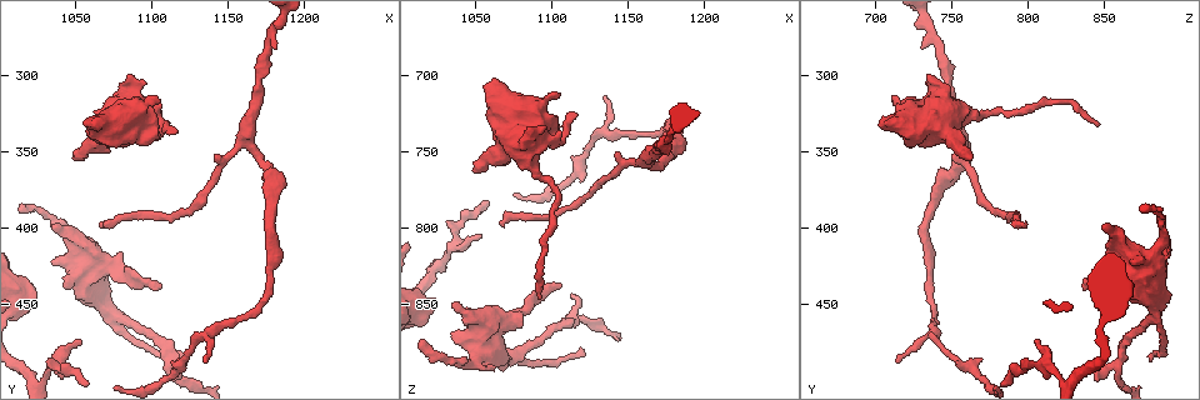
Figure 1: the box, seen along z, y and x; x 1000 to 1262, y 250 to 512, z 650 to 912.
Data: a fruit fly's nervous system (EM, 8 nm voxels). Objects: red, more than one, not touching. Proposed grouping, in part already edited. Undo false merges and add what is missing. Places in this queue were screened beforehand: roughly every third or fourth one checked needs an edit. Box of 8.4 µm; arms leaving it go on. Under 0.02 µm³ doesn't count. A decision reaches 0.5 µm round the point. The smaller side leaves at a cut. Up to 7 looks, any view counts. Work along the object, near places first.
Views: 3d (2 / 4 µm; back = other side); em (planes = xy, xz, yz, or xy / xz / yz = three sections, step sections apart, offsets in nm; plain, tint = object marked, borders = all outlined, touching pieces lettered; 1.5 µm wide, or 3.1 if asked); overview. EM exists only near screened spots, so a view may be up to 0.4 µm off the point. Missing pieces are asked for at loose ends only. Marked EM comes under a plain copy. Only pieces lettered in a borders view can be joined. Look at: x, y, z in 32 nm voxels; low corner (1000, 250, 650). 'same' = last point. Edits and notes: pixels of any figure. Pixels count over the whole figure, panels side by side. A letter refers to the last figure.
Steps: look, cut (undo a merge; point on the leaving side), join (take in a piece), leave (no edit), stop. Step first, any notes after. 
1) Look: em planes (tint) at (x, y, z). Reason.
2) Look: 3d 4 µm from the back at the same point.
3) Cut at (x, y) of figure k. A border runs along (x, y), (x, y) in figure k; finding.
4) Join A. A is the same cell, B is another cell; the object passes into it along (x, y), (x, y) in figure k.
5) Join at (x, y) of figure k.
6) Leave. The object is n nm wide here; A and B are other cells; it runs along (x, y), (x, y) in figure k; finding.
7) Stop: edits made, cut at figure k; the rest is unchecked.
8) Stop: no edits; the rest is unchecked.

Look: 3d 4 µm at (1050, 352, 764). Thick end.

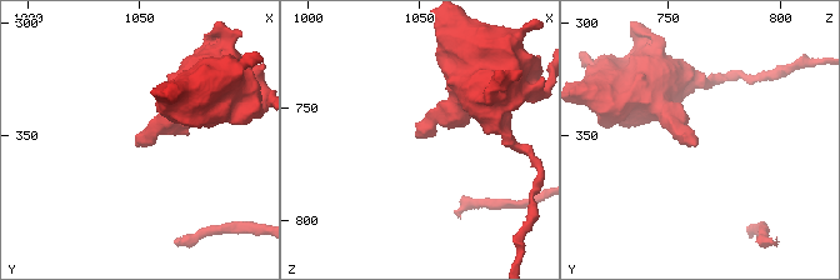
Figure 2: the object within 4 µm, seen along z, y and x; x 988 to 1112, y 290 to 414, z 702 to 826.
Look: em yz step 8 (tint) at (1050, 352, 764). Now the EM.

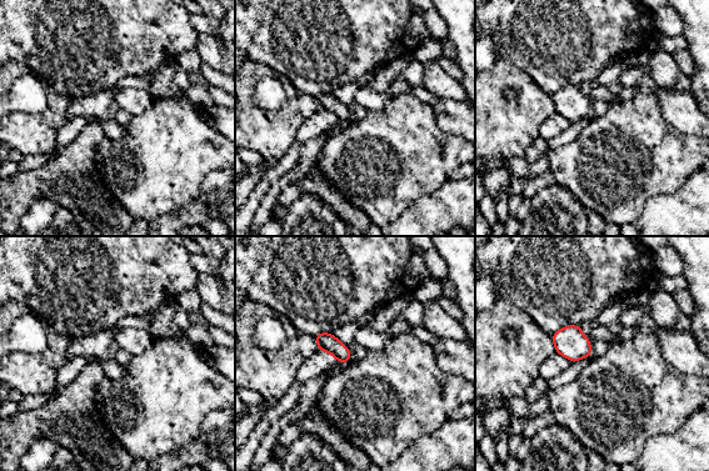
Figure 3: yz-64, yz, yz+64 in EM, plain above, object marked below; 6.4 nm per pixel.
Look: em planes (borders) at the same point.

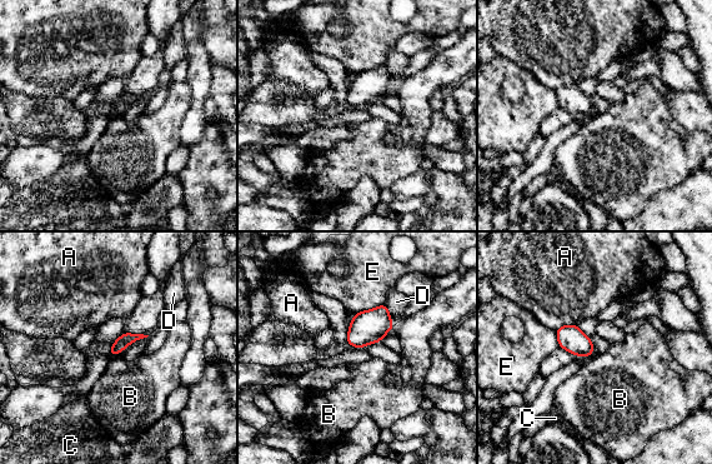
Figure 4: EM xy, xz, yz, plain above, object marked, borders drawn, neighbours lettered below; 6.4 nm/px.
Leave. A, B, C, D and E are other cells; a border runs along (118, 354), (111, 357) in figure 4; none of them fits.

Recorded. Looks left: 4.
Look: 3d 4 µm at (1062, 332, 702). Thick end.

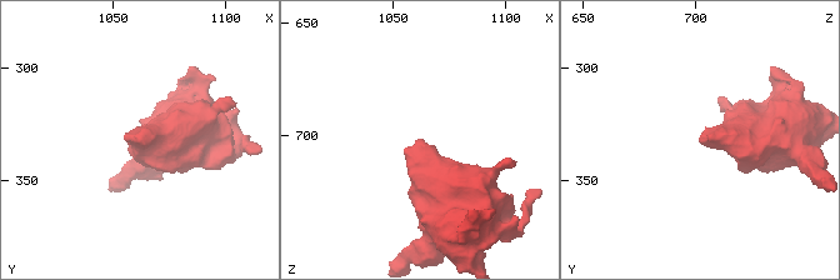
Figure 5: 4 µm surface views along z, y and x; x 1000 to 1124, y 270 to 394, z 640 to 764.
Look: em planes (borders) at (1061, 331, 701). Need the tissue.

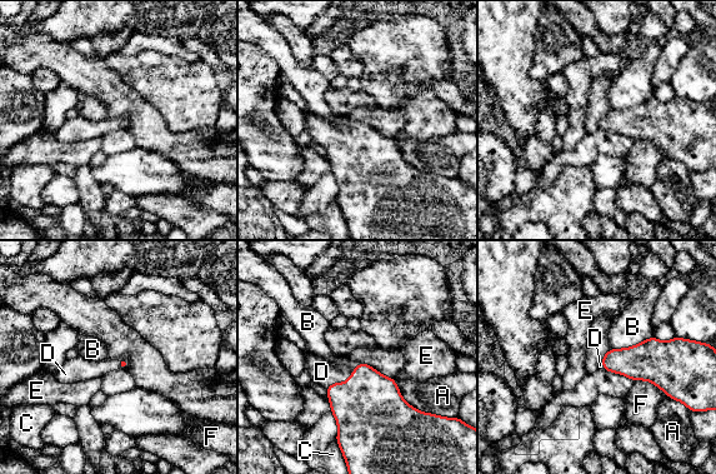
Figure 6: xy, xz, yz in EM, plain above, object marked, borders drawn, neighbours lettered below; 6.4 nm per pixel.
Join D. D is the same cell, A, B, C, E and F are other cells; the object passes into it along (370, 412), (344, 383), (321, 372) in figure 6; it goes on there.

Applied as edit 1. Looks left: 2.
Look: em planes (borders) at (1132, 486, 712). Branch stops here.

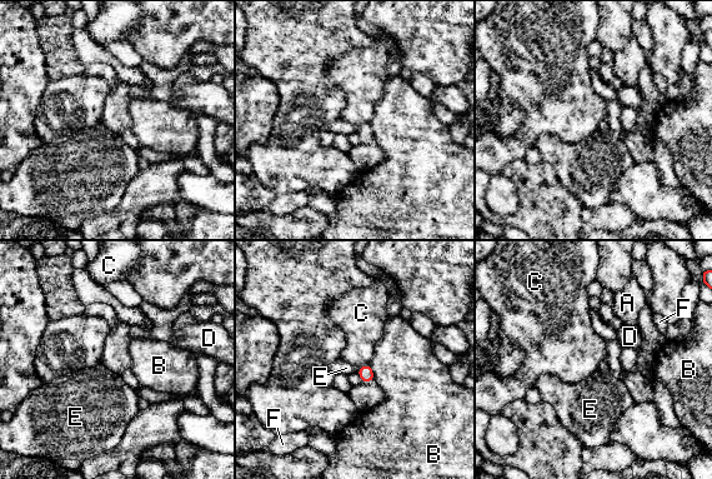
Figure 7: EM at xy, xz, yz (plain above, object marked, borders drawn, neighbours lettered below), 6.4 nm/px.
Leave. The object is 90 nm wide here; A, B, C, D, E and F are other cells; a border runs along (367, 363), (359, 368) in figure 7; no lettered piece goes on from it.

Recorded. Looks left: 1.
Stop: edits made, join at figure 6; the rest is unchecked.

